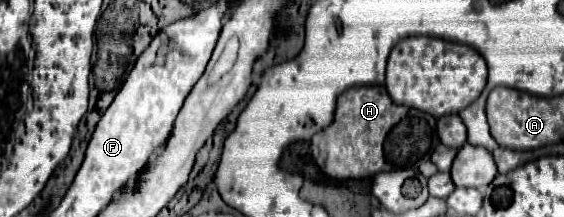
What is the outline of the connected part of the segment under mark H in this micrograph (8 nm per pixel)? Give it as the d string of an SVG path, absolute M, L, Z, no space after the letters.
M361 85L347 89L337 99L335 119L329 127L313 135L311 139L311 155L319 169L329 177L337 179L361 179L371 177L379 171L385 171L387 161L383 155L383 141L393 125L397 125L405 115L407 107L395 105L383 85Z

